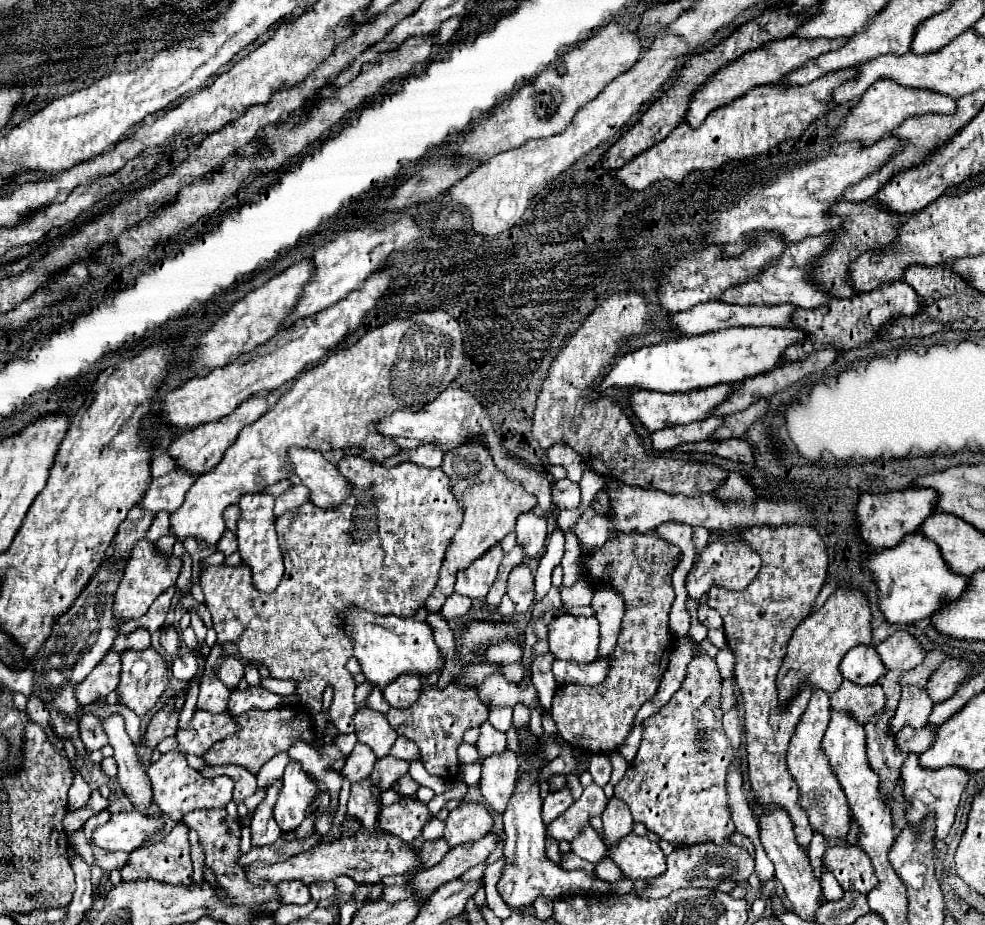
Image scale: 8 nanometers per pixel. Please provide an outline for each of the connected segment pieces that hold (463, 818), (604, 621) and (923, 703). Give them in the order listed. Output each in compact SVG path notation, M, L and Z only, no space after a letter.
M459 803L447 817L447 827L443 839L455 847L459 843L467 841L477 841L483 839L491 827L493 827L493 817L487 809L485 803Z
M599 587L593 593L591 607L595 609L595 617L601 623L601 645L599 645L599 657L603 653L613 653L621 629L621 619L625 615L625 599L619 595L619 591L609 587Z
M903 685L899 707L891 719L891 731L897 733L903 725L911 725L915 729L923 727L931 715L933 701L925 687L915 685Z

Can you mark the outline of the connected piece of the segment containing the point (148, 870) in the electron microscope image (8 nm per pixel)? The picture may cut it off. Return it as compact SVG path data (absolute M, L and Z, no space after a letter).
M179 821L167 837L163 837L157 843L151 843L147 847L139 847L133 853L129 853L129 861L121 869L123 881L131 879L157 879L157 881L167 881L173 885L189 885L193 881L193 867L191 867L191 857L189 857L189 841L187 841L187 825Z

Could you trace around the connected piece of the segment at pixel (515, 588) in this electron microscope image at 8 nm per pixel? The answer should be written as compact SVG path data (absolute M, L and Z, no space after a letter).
M519 563L511 569L507 595L515 603L515 611L525 613L533 603L533 575L525 563Z

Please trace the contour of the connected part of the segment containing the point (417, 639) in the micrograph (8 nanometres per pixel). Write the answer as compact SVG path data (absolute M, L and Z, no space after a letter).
M349 611L345 617L347 631L355 637L355 657L361 663L363 675L377 687L385 687L393 679L405 673L429 675L433 671L445 669L445 655L435 643L433 629L425 621L415 621L415 617L395 617L395 615L373 615L367 611Z

